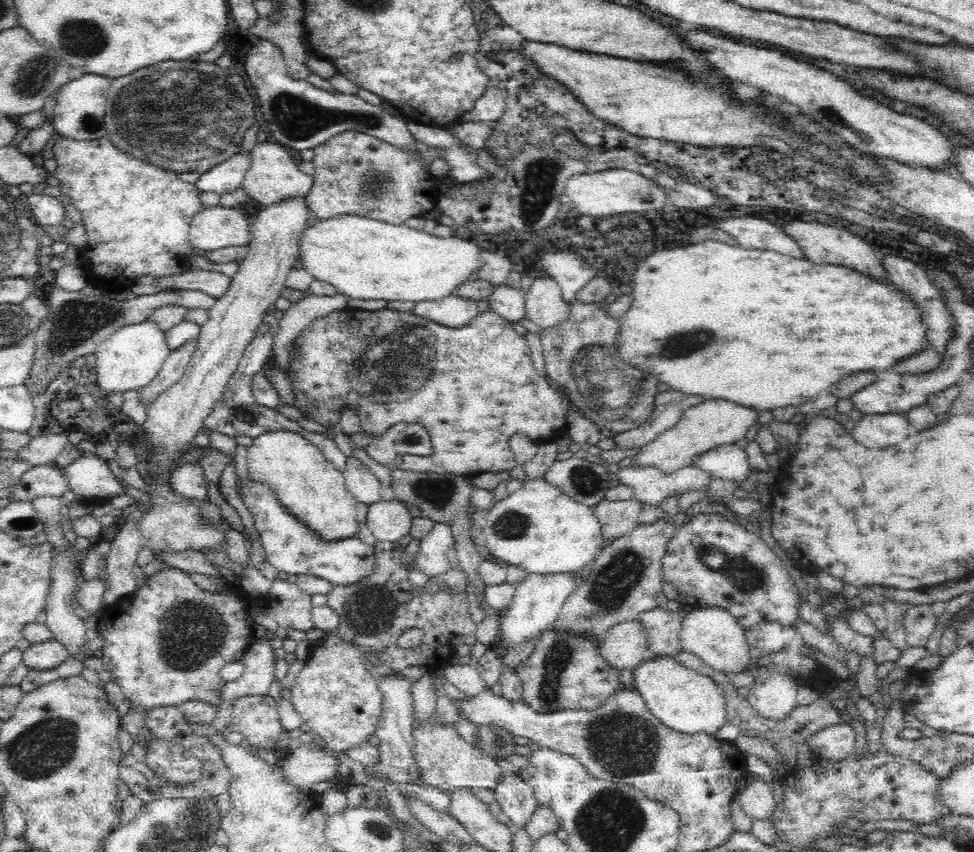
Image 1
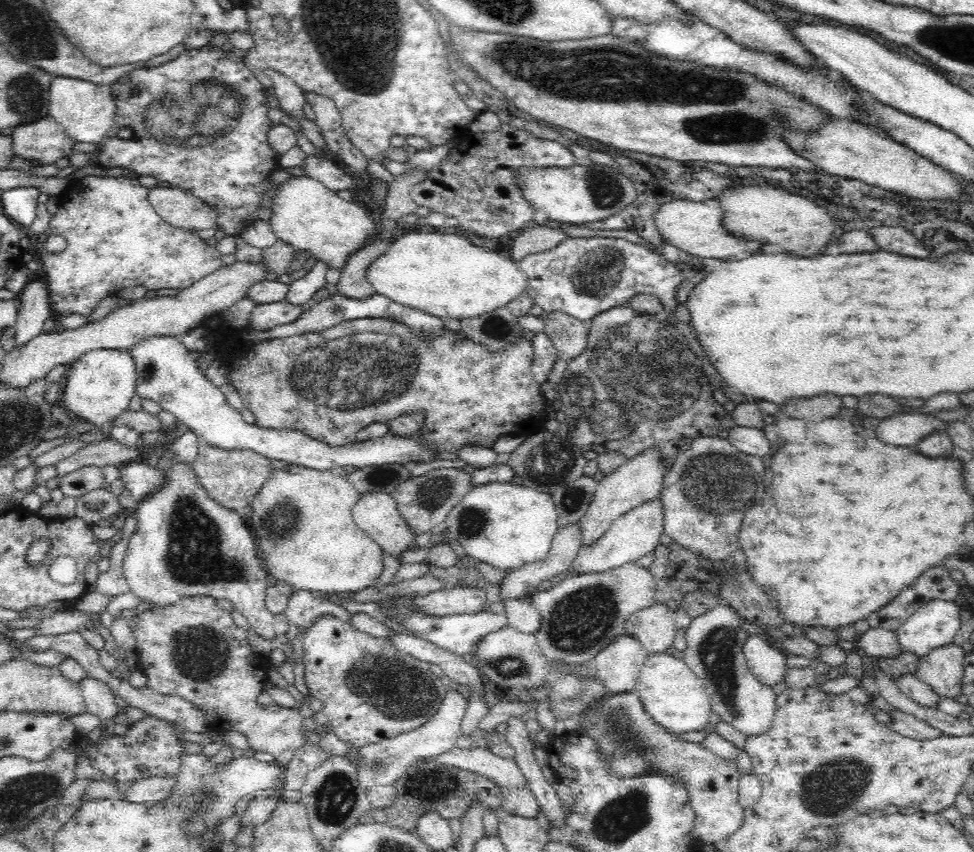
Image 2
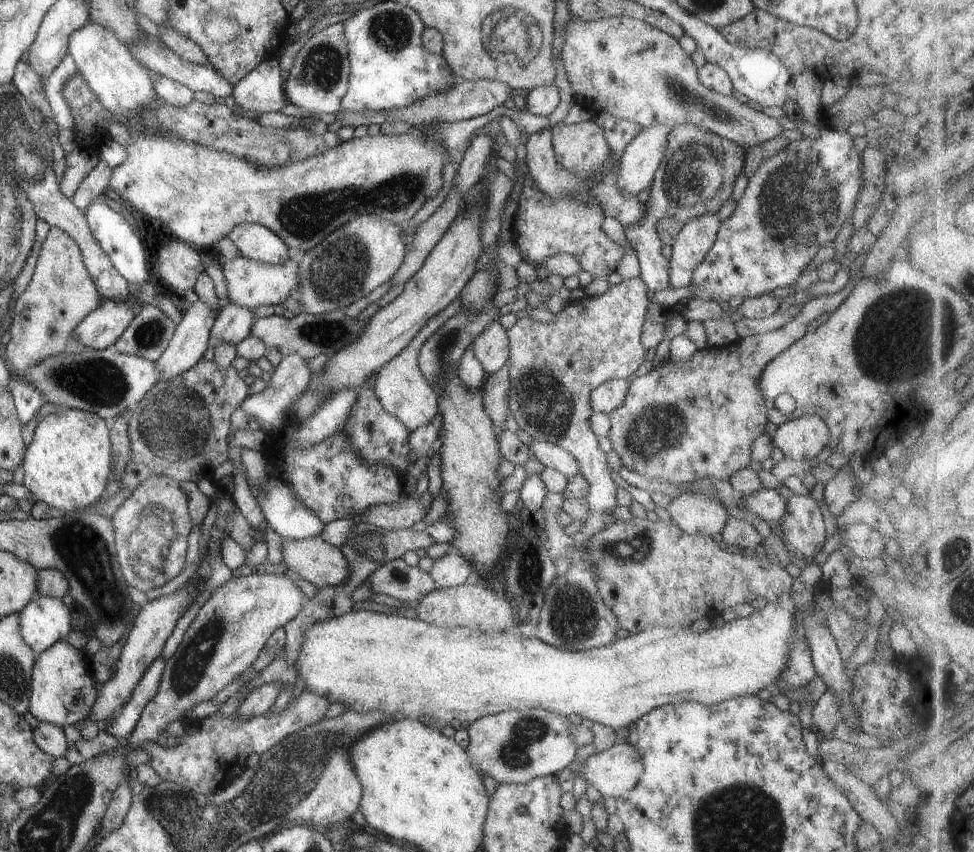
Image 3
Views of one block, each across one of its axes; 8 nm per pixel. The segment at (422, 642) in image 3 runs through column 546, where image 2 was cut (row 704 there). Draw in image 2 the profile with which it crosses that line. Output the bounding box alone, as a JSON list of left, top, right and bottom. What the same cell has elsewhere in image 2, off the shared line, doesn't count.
[636,654,714,734]

